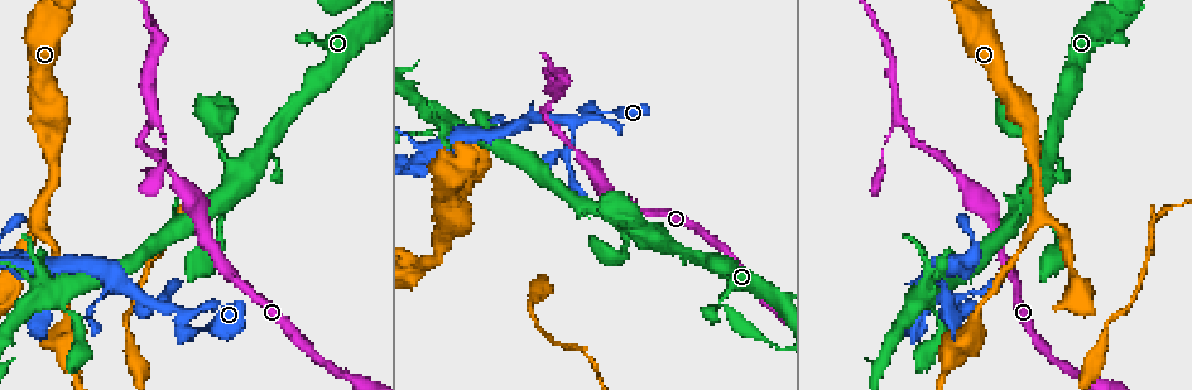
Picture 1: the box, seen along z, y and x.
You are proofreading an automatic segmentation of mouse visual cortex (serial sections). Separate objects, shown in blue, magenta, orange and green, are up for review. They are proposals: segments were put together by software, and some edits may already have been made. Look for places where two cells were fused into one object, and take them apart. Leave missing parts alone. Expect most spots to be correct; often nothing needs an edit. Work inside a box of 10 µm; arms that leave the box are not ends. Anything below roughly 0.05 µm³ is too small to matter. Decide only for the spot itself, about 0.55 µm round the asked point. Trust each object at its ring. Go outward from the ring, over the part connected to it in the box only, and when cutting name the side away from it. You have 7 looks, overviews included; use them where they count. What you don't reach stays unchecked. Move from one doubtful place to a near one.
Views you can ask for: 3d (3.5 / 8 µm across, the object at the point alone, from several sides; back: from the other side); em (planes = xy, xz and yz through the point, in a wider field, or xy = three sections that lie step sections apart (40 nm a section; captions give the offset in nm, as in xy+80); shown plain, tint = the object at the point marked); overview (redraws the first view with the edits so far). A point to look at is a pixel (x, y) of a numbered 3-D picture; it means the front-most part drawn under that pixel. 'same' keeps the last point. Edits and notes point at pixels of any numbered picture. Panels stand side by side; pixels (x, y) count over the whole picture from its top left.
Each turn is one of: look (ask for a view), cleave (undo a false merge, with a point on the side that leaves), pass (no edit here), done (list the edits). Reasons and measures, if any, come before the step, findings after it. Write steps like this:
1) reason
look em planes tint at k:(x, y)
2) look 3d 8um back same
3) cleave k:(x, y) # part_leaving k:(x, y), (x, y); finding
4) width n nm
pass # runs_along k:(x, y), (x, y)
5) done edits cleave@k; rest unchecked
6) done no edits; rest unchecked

three arms meet
look 3d 3.5um back at 1:(152, 120)

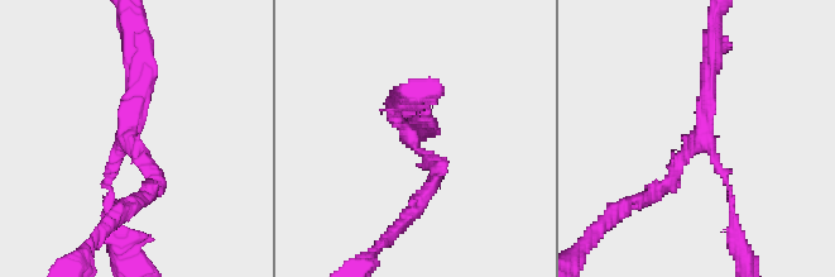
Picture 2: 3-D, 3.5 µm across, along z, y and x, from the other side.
arms 3; arm_widths 100, 200, 250 nm
look em xy step 2 tint at 2:(695, 138)

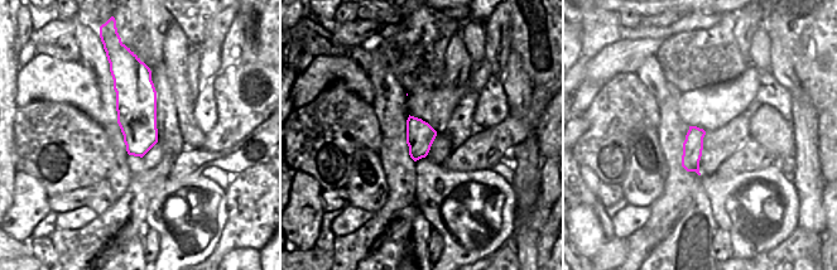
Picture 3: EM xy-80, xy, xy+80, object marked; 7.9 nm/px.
pass # runs_along 2:(649, 197), (704, 132), (710, 57); continuous, no second cell

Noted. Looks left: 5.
sharp bend
look 3d 3.5um at 1:(169, 308)

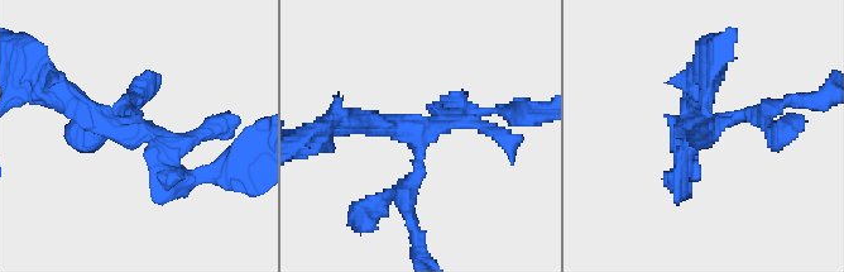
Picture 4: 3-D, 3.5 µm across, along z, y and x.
need the tissue
look em xy step 3 tint at 4:(419, 132)

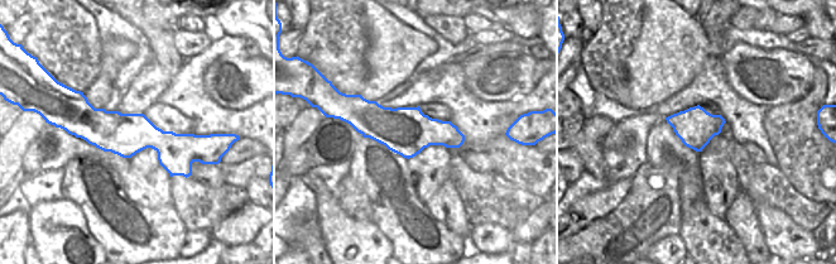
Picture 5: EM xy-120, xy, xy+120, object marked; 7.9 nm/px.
pass # runs_along 4:(187, 179), (148, 132), (62, 92); continuous, no second cell

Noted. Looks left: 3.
calibre changes
look 3d 8um at 1:(420, 269)

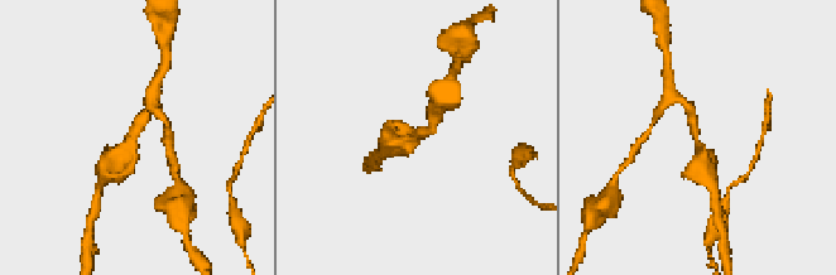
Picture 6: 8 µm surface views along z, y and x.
zoom in
look 3d 3.5um back same

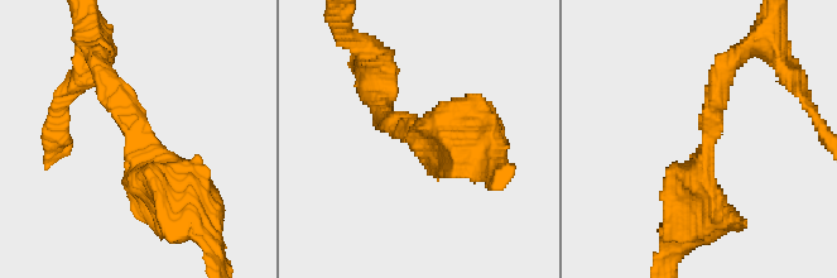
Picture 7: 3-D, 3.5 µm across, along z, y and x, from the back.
look em xy step 2 tint at 7:(702, 162)

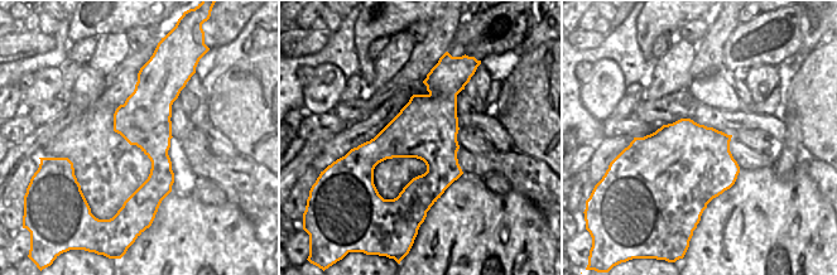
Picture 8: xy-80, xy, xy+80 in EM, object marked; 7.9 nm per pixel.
width 500 nm
pass # runs_along 7:(111, 89), (173, 205), (160, 220); continuous, no second cell

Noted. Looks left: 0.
done no edits; rest unchecked

